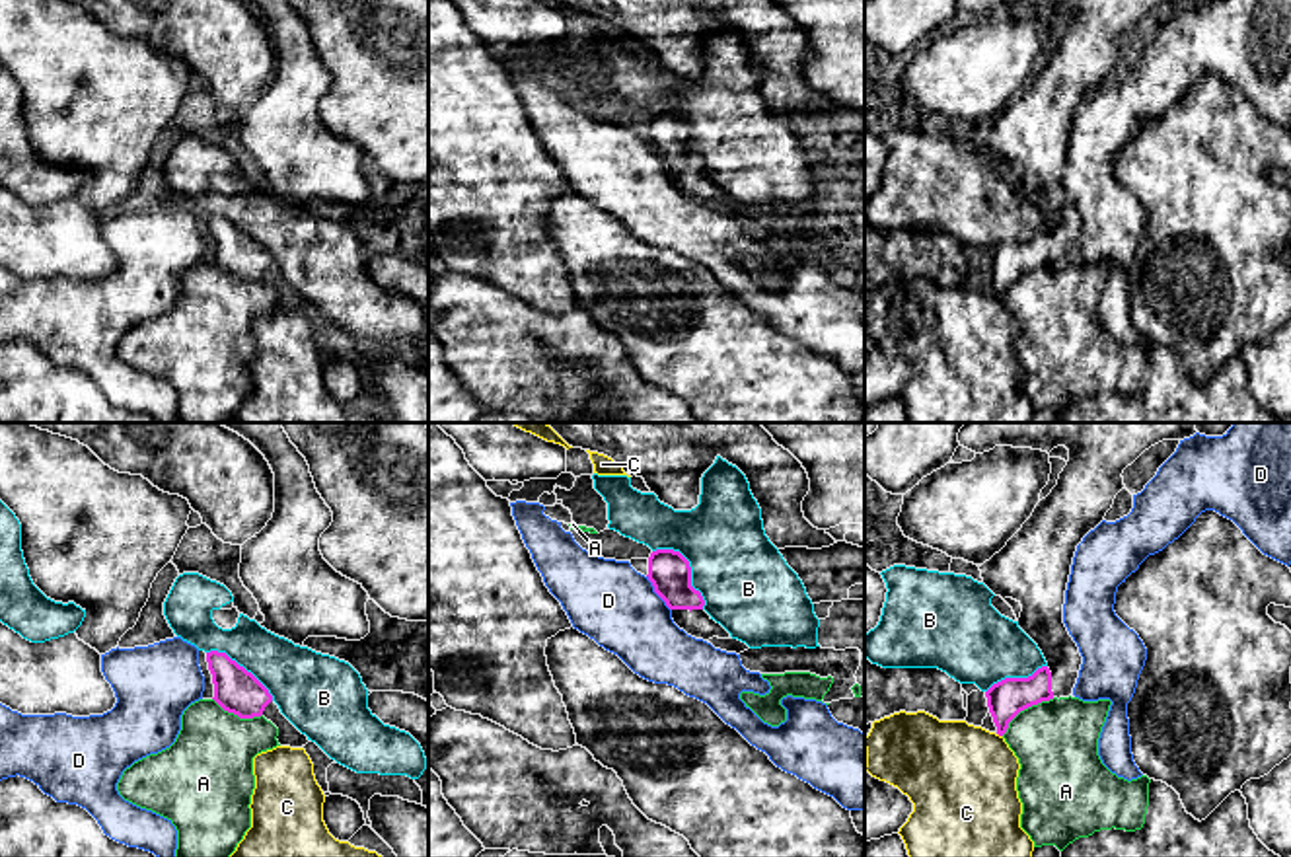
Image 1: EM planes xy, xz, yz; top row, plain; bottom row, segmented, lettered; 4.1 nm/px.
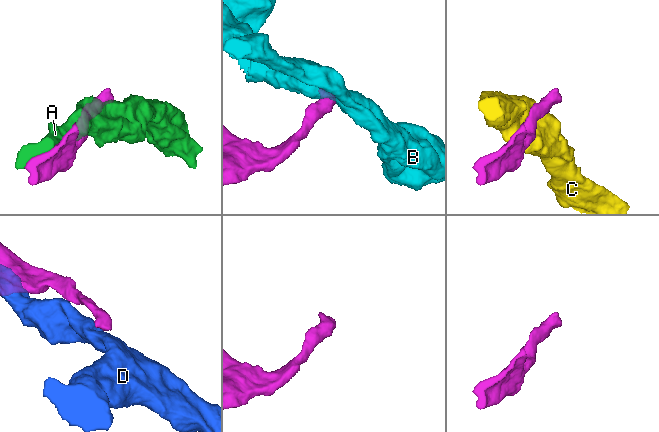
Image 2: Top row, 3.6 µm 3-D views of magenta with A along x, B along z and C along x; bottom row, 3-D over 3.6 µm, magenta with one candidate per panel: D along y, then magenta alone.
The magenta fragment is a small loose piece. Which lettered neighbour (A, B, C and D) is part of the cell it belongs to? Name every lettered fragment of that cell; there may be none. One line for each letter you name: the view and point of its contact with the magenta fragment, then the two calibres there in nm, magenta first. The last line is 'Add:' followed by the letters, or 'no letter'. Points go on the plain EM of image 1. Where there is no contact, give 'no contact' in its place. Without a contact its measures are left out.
Add: no letter

